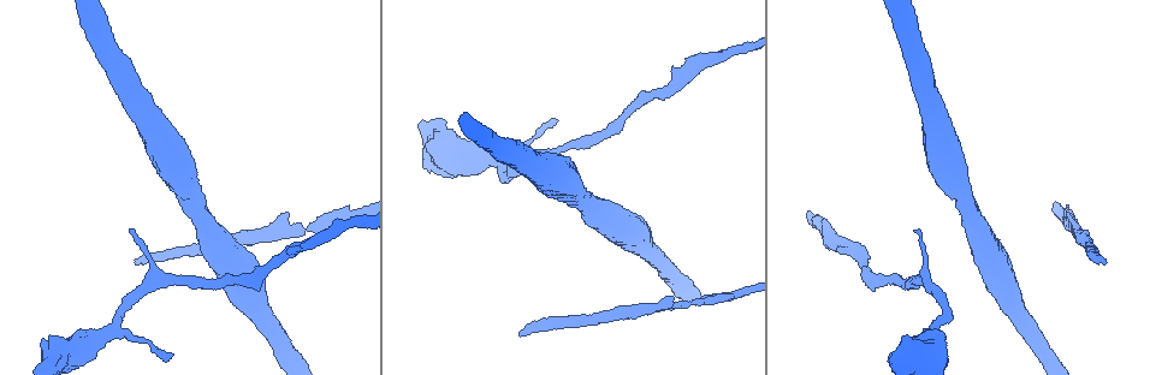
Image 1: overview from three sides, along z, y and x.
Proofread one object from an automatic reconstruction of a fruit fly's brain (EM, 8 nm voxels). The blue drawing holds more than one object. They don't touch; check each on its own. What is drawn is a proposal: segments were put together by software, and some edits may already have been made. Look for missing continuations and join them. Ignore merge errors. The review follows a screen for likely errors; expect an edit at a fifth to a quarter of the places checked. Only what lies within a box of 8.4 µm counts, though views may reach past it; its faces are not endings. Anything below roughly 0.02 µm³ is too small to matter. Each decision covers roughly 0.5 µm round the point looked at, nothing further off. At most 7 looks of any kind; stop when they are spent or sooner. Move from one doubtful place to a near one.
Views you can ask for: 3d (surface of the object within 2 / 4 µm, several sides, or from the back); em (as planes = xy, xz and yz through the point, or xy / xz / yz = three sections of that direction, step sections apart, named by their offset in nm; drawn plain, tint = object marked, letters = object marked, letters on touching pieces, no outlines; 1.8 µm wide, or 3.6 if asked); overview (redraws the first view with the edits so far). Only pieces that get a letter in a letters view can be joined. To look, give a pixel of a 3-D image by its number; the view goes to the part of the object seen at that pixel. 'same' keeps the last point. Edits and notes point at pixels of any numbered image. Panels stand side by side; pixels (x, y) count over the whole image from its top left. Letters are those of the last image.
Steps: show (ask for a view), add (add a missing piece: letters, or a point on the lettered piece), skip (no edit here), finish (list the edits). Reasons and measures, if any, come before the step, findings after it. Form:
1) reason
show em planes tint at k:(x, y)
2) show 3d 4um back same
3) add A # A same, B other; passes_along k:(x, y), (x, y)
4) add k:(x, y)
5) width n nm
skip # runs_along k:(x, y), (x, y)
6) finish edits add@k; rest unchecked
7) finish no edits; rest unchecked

free end
show em xy step 4 tint at 1:(129, 230)

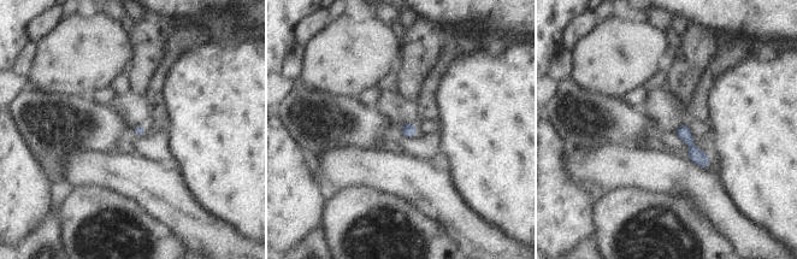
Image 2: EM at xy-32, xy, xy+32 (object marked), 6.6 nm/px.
cut it another way
show em planes letters same

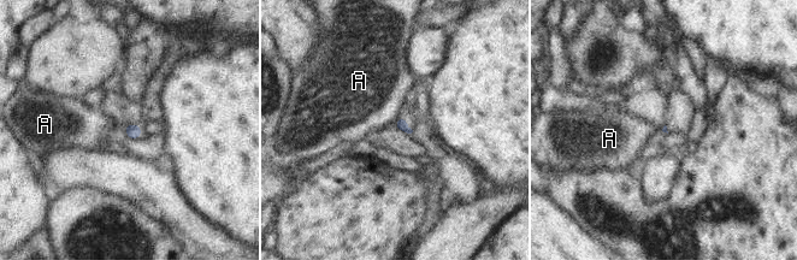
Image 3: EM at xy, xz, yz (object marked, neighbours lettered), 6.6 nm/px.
longest_contact A 100 nm
skip # A other; none of them fits

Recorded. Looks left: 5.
an open end
show em planes letters at 1:(134, 260)

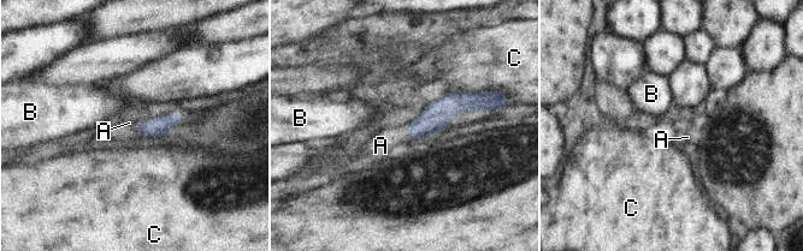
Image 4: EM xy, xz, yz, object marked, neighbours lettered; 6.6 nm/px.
add A # A same, B other, C other; passes_along 4:(432, 119), (408, 132), (381, 145); the neuron continues

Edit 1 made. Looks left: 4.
free end
show 3d 2um at 1:(288, 213)

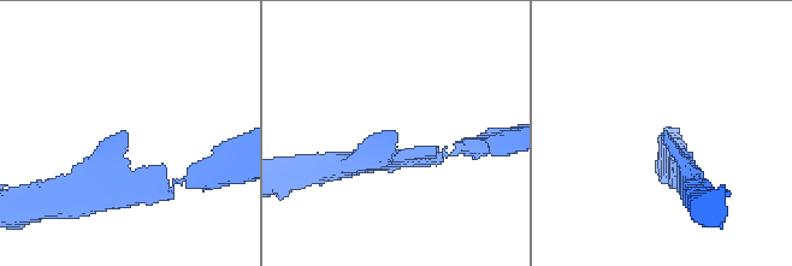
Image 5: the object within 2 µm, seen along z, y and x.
show em xz step 16 letters at 5:(661, 134)

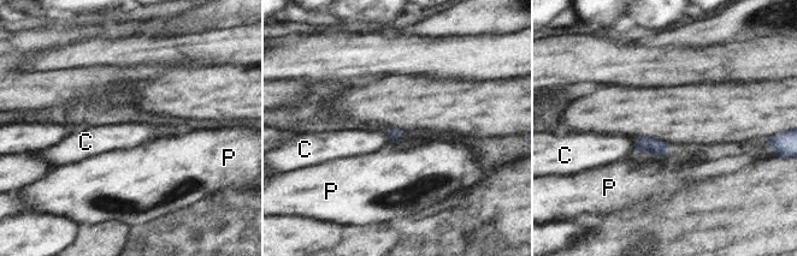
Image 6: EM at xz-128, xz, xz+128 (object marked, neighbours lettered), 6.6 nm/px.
another direction
show em planes letters same

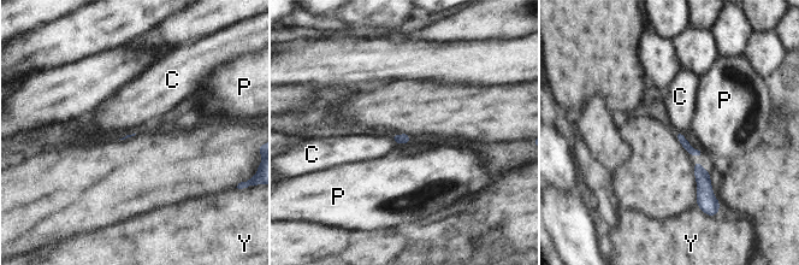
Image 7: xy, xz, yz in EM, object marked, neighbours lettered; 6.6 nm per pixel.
skip # C other, P other, Y other; border 7:(392, 137), (397, 142); no lettered piece goes on from it

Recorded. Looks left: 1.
finish edits add@4; rest unchecked

